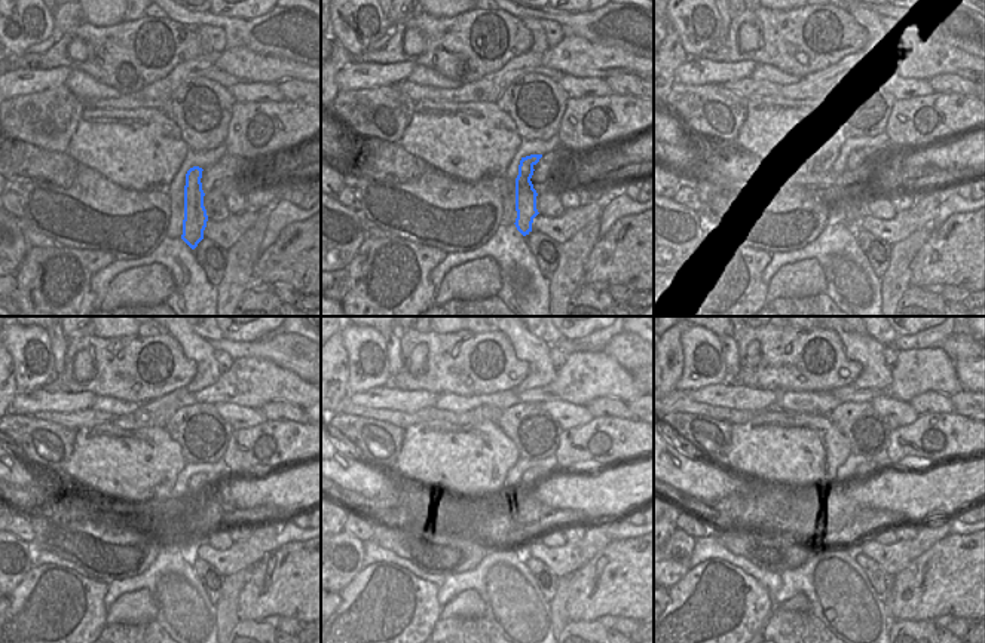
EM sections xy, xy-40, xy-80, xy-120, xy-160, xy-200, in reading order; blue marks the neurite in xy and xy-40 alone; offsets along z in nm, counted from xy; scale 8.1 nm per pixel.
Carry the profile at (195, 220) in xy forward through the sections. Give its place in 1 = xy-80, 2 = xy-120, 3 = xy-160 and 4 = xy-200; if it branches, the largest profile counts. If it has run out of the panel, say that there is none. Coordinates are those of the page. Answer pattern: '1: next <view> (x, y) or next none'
1: next xy-80 (859, 161)
2: next xy-120 (199, 486)
3: next xy-160 (531, 478)
4: next xy-200 (866, 469)

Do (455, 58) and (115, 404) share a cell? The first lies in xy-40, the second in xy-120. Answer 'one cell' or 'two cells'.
two cells

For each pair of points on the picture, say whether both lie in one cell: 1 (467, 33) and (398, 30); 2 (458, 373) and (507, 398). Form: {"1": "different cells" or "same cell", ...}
{"1": "same cell", "2": "different cells"}

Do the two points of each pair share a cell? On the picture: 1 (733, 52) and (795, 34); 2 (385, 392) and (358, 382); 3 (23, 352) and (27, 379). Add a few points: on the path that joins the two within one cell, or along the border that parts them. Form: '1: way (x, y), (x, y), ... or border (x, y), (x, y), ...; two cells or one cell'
1: way (748, 55), (764, 55), (780, 48); one cell
2: border (385, 383), (357, 391), (351, 395); two cells
3: way (23, 358), (27, 373); one cell

